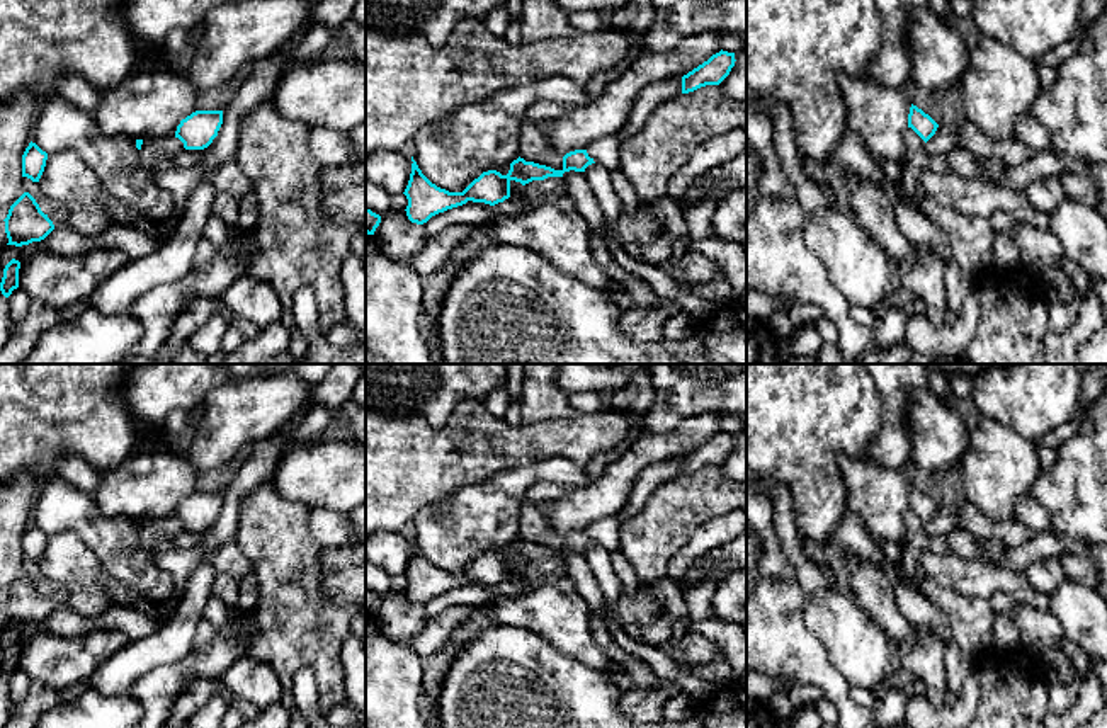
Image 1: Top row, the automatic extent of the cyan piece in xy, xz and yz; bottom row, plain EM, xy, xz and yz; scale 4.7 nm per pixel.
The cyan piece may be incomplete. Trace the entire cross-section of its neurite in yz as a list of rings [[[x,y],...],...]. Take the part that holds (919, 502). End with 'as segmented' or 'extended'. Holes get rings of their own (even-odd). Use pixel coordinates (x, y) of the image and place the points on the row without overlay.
[[[911,485],[908,509],[911,509],[927,524],[935,515],[939,505],[928,495]]] | as segmented

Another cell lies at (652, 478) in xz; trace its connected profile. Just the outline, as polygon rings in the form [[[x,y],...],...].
[[[672,459],[646,468],[634,481],[629,502],[616,515],[621,522],[633,519],[665,483],[682,476],[682,459]]]

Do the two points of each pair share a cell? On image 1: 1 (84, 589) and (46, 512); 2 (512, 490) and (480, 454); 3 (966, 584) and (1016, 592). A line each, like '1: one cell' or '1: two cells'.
1: two cells
2: two cells
3: one cell

